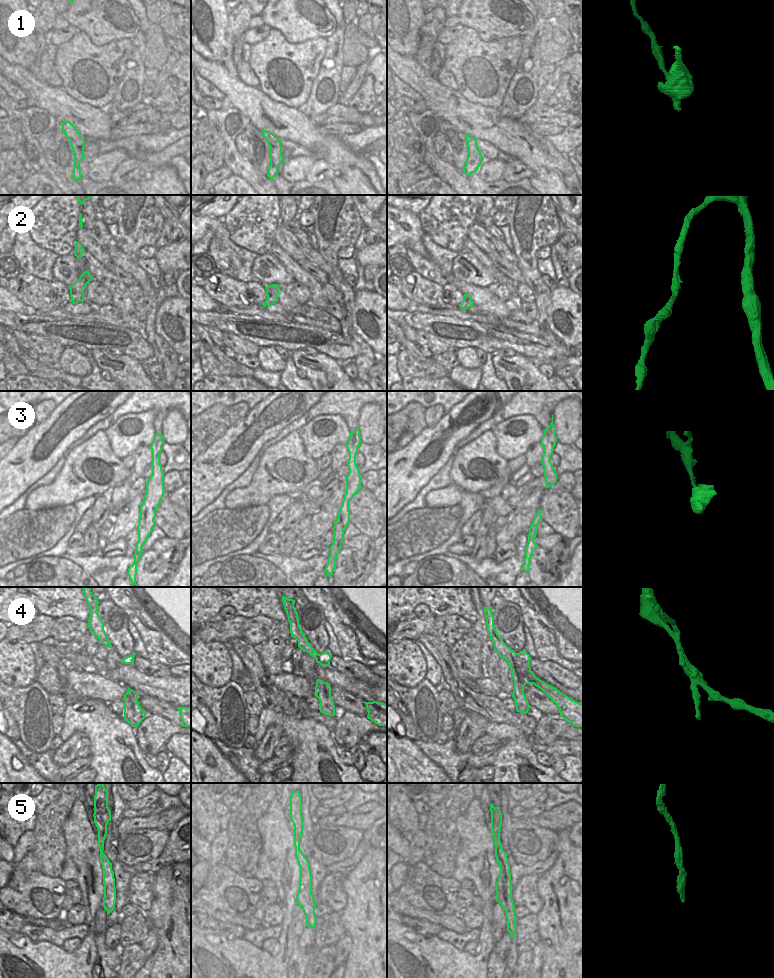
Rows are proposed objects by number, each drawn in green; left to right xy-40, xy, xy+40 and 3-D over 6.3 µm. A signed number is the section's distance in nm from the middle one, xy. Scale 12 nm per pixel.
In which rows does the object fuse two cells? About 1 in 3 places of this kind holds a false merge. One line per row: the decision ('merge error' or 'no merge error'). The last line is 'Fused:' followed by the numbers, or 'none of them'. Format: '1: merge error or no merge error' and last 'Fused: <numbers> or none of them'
1: merge error
2: no merge error
3: no merge error
4: merge error
5: no merge error
Fused: 1, 4

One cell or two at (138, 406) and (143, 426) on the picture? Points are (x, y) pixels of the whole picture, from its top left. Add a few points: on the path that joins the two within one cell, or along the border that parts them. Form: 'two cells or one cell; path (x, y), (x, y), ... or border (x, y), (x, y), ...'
two cells; border (156, 413), (152, 410), (129, 412), (118, 419)

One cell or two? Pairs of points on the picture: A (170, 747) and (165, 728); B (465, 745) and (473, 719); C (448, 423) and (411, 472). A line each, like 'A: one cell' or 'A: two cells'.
A: two cells
B: one cell
C: one cell

